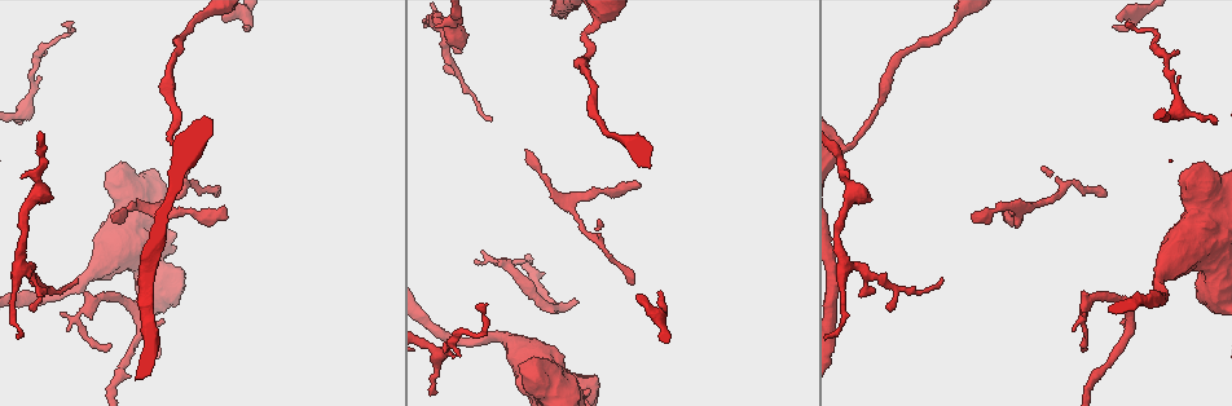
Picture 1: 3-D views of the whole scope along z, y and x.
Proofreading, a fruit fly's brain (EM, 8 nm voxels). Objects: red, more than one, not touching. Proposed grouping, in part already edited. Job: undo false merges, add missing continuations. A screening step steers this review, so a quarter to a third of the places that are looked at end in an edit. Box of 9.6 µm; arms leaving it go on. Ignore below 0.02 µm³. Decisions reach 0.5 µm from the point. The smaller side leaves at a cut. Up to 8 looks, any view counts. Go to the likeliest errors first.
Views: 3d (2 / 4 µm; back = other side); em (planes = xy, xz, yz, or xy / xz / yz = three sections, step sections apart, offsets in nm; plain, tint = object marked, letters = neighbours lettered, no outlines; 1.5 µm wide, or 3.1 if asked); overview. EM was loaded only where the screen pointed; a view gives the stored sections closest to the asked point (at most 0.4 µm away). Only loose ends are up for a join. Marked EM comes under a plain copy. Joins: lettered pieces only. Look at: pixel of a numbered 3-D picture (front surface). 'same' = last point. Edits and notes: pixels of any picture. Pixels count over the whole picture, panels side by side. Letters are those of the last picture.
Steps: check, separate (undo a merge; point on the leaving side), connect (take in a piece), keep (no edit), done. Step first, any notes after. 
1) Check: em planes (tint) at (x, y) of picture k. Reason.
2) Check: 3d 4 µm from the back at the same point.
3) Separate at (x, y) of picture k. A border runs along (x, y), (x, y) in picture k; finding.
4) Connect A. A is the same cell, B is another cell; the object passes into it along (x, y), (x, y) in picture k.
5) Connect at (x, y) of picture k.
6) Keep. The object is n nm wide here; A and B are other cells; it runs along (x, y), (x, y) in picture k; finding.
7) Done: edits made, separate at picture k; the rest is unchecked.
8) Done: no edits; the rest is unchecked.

Check: 3d 4 µm at (79, 315) of picture 1. Sharp bend.

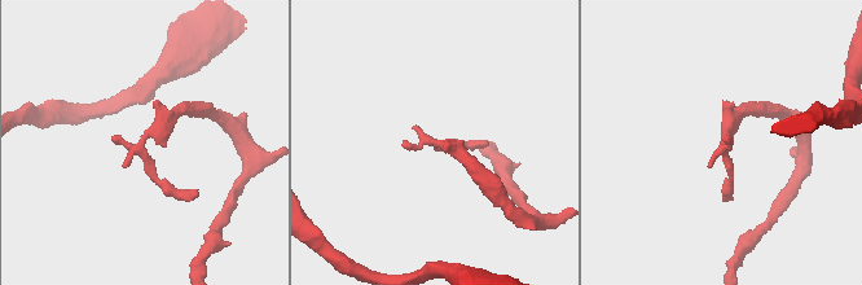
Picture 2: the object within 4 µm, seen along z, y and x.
Check: em xz step 4 (tint) at (141, 141) of picture 2. Need the tissue.

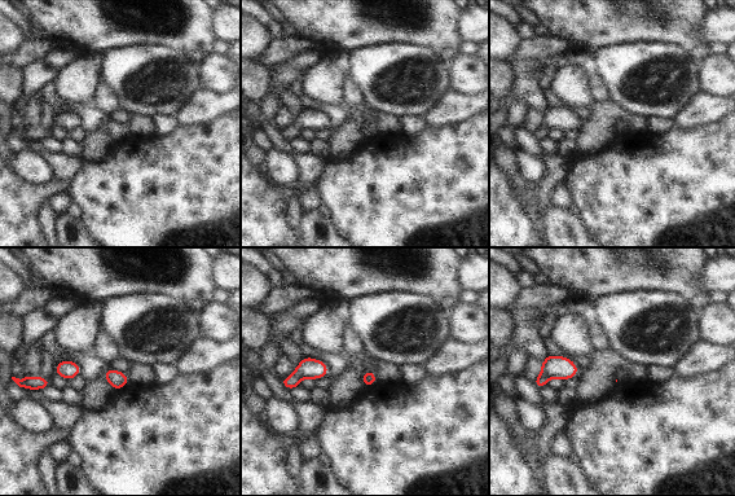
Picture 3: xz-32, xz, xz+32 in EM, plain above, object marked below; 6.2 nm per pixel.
Check: em yz step 4 (letters) at the same point.

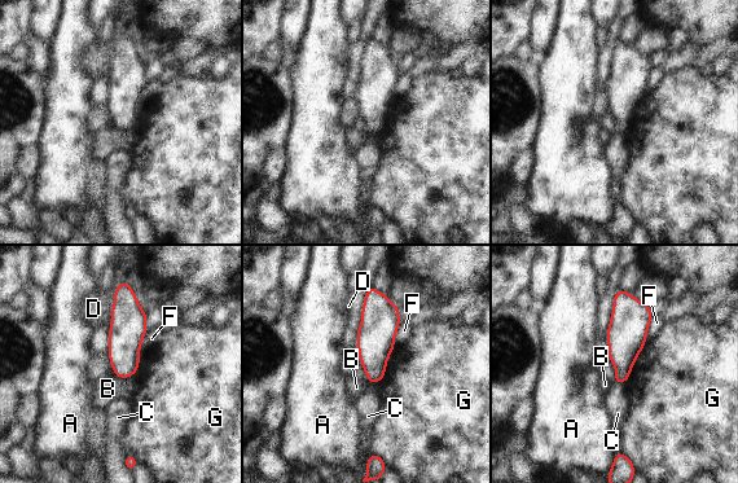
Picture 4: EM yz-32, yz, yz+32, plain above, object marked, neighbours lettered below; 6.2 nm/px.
Keep. A, B, C, D, F and G are other cells; a border runs along (146, 333), (141, 342), (139, 361) in picture 4; one neuron here.

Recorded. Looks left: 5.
Check: em 3.1 µm xy step 8 (letters) at (633, 283) of picture 1. Thin end.

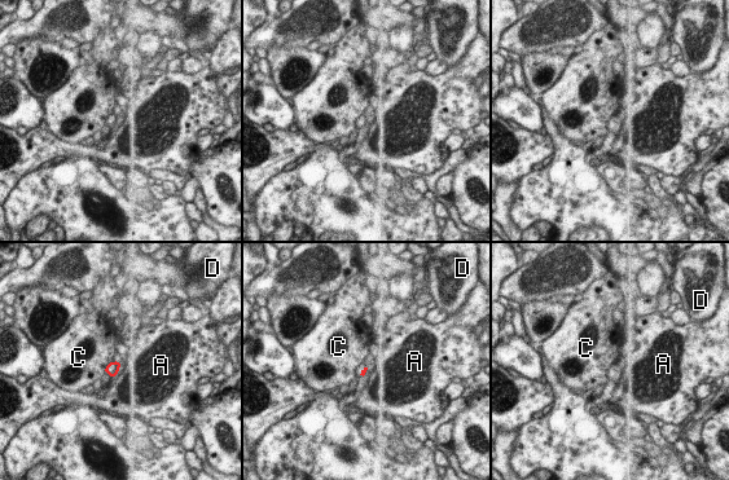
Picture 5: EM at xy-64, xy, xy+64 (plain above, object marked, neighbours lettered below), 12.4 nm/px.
Check: em 3.1 µm planes (letters) at the same point. Another direction.

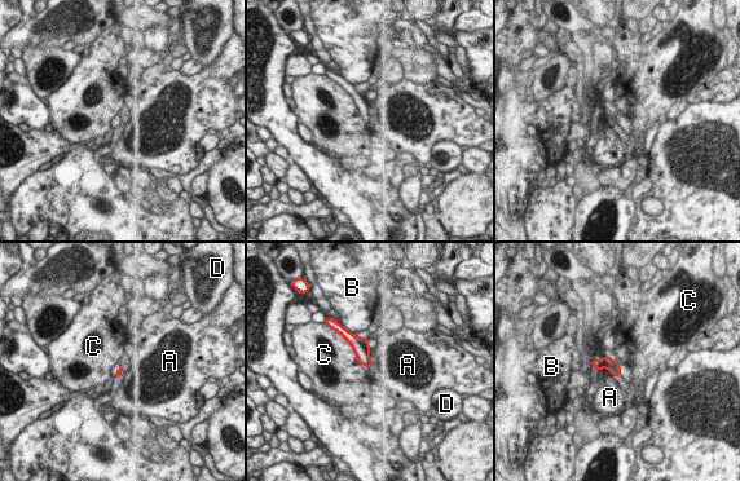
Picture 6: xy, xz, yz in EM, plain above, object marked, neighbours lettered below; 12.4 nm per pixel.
Connect D. D is the same cell, A, B and C are other cells; the object passes into it along (607, 362), (620, 374), (626, 379) in picture 6; the neuron continues.

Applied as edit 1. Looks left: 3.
Check: 3d 4 µm at (1128, 23) of picture 1.

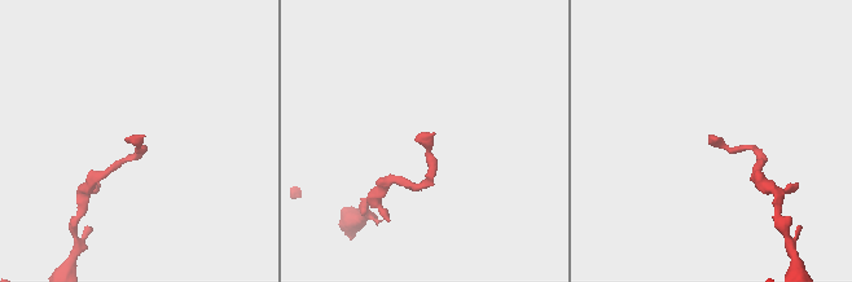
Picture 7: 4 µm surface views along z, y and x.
Check: em planes (letters) at (145, 136) of picture 7. Shape alone is not enough.

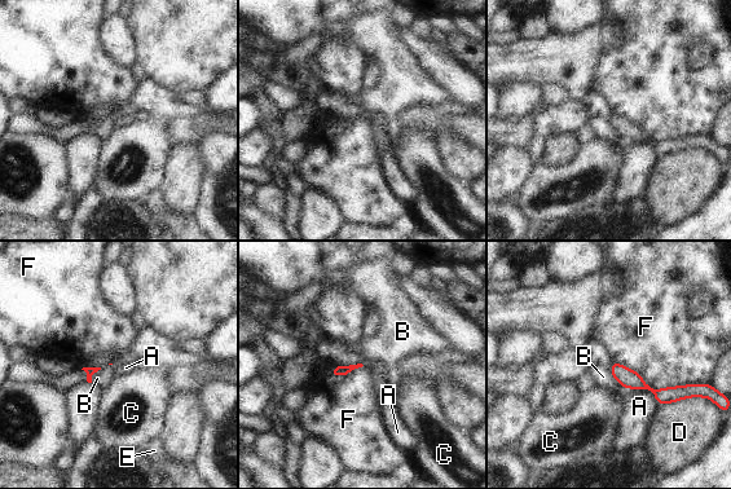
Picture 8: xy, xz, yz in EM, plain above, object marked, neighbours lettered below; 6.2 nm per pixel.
Keep. A, B, C, D, E and F are other cells; it runs along (613, 365), (657, 393), (682, 393) in picture 8; none of them fits.

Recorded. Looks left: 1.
Done: edits made, connect at picture 6; the rest is unchecked.

